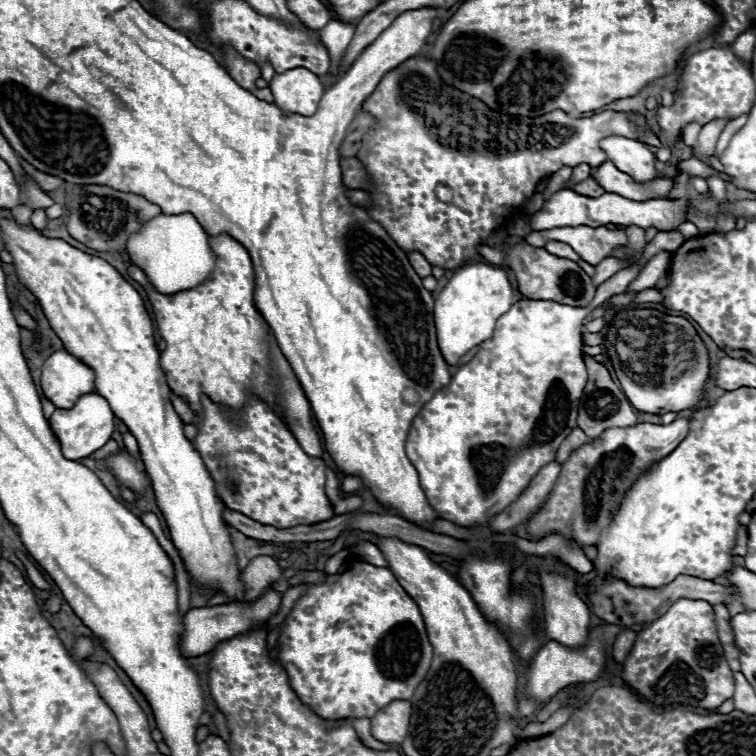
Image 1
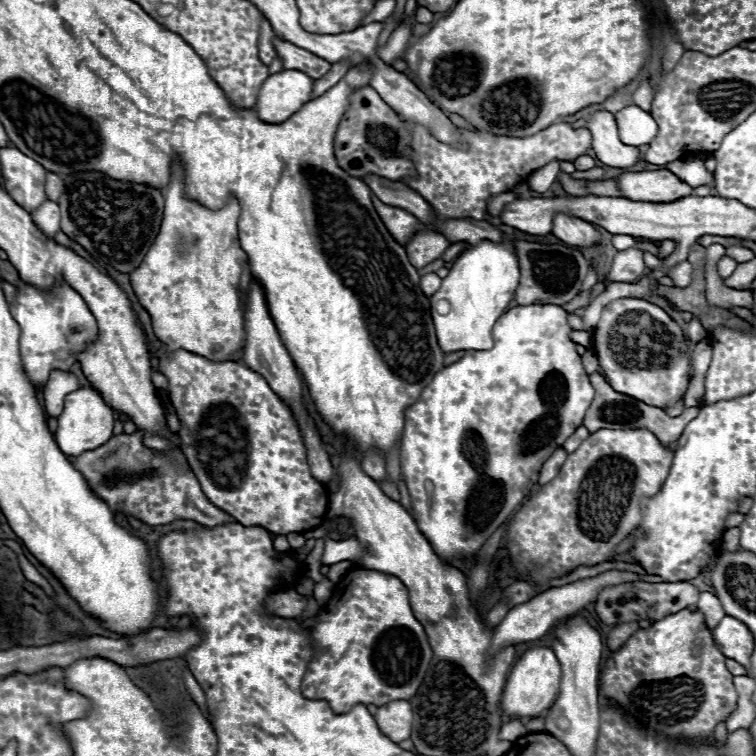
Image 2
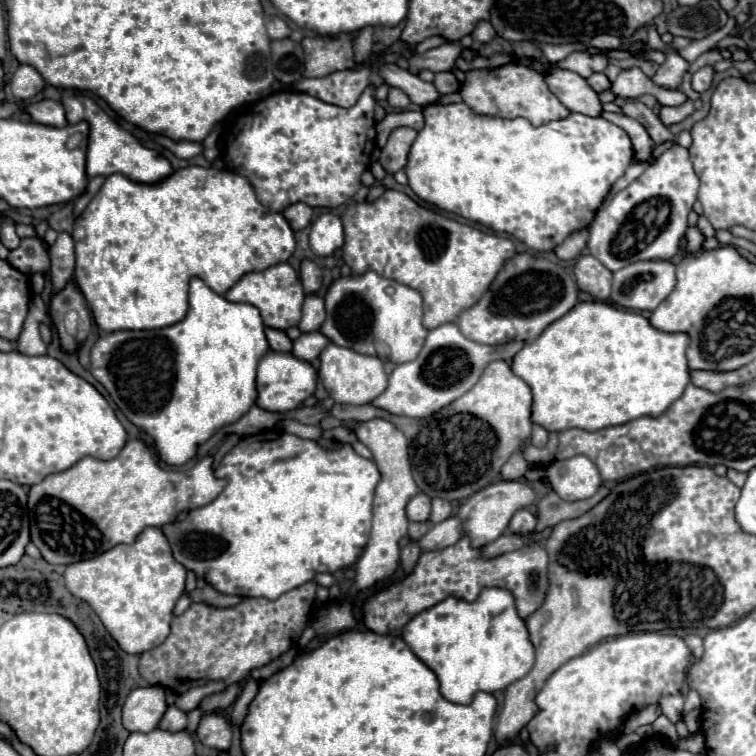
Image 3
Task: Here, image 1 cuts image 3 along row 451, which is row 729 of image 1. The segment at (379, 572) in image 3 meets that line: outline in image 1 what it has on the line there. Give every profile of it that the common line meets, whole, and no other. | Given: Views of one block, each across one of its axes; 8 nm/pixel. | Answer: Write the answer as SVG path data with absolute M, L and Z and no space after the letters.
M408 700L390 702L370 718L372 736L386 744L400 744L408 734L410 714L412 704Z

